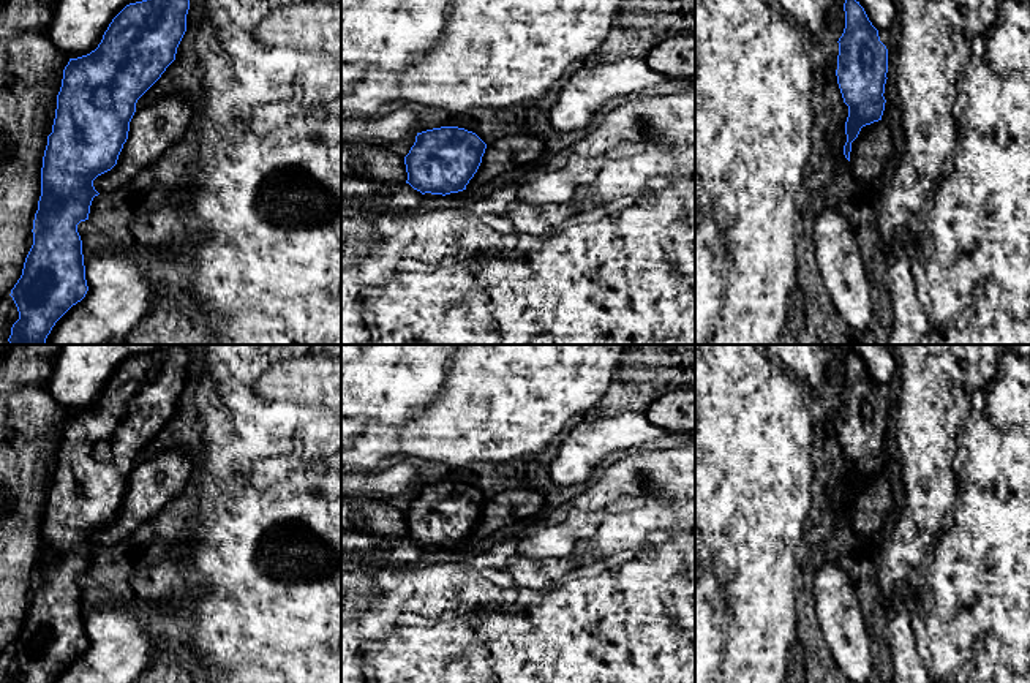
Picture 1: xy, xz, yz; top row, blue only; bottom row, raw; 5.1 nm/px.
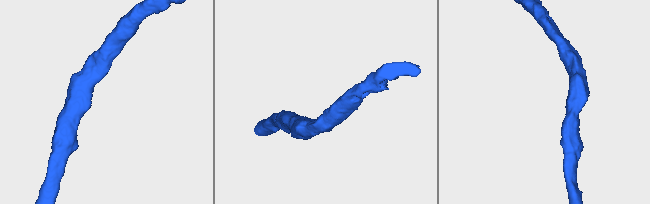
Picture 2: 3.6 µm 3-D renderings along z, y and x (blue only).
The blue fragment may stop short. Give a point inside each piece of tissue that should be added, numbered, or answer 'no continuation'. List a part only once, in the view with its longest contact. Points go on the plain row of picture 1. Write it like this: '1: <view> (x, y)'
no continuation

